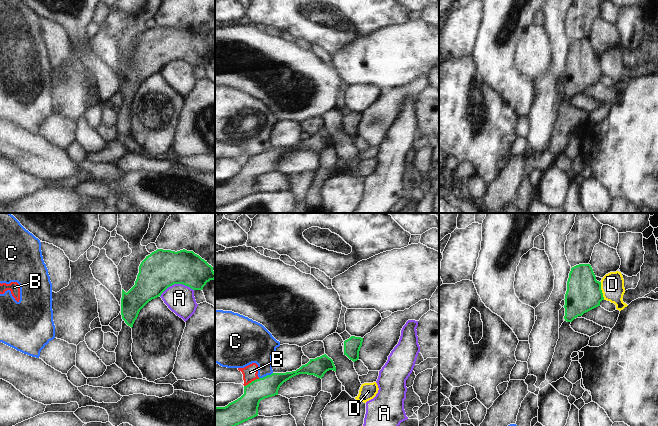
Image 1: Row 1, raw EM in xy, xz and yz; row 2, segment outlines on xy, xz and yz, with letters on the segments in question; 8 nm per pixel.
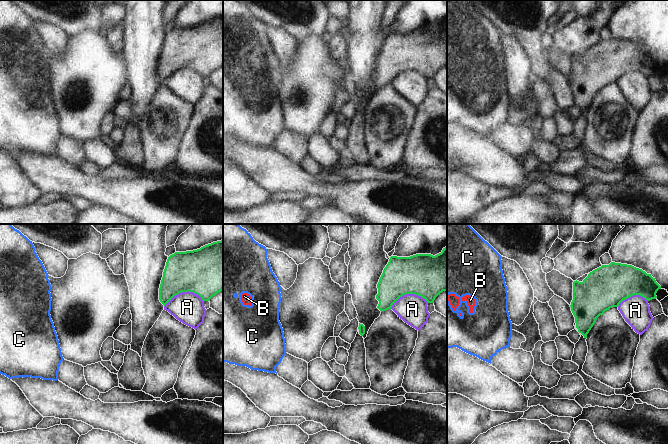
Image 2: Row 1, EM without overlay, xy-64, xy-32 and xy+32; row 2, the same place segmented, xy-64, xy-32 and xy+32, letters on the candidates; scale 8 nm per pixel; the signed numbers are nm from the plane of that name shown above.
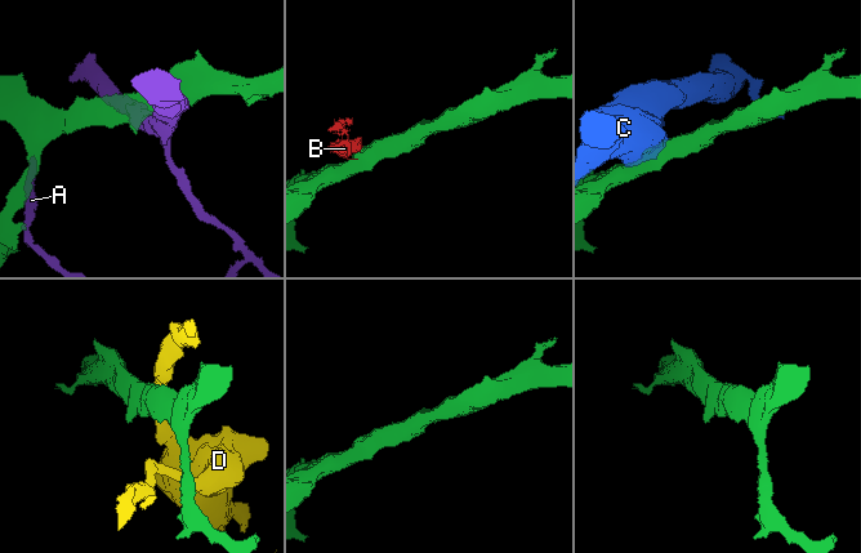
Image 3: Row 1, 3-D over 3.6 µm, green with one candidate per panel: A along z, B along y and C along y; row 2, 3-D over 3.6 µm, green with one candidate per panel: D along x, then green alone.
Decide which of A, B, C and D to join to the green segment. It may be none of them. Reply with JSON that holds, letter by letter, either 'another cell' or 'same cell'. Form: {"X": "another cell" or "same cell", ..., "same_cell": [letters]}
{"A": "another cell", "B": "another cell", "C": "another cell", "D": "another cell", "same_cell": []}

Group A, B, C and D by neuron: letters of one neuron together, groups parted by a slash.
A / B C / D

